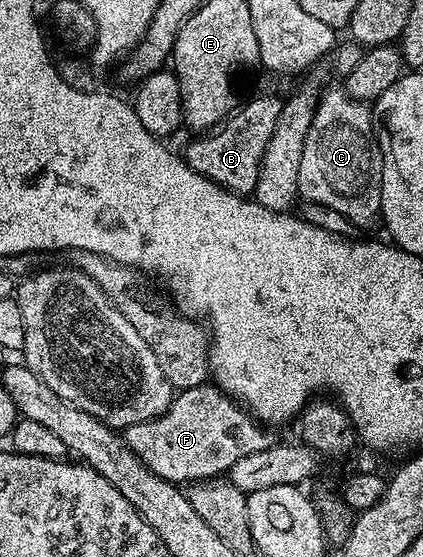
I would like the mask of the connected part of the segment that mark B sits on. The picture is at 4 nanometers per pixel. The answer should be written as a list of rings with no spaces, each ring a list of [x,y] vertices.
[[[254,96],[246,105],[239,107],[221,126],[199,135],[184,151],[184,159],[190,163],[192,170],[204,174],[212,182],[216,182],[222,188],[239,194],[253,193],[258,175],[262,169],[264,150],[268,146],[268,138],[272,138],[272,130],[276,130],[276,118],[280,118],[280,110],[283,101],[274,96]]]

